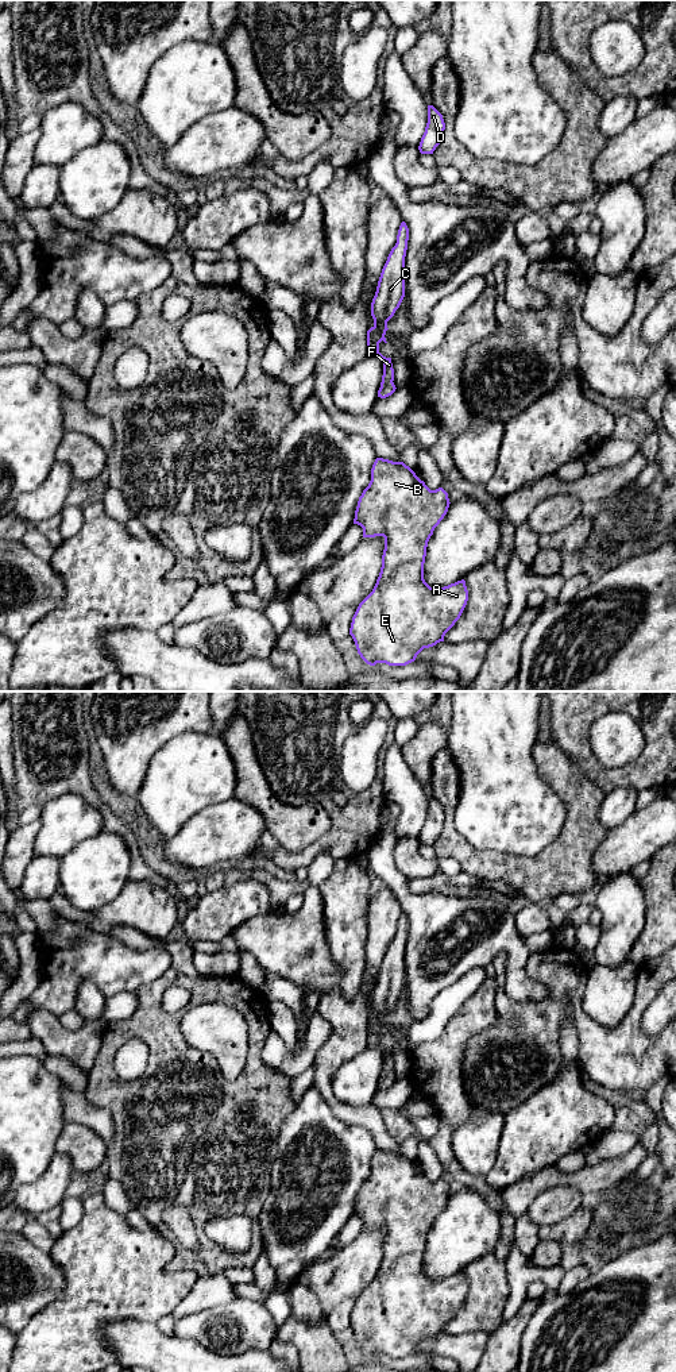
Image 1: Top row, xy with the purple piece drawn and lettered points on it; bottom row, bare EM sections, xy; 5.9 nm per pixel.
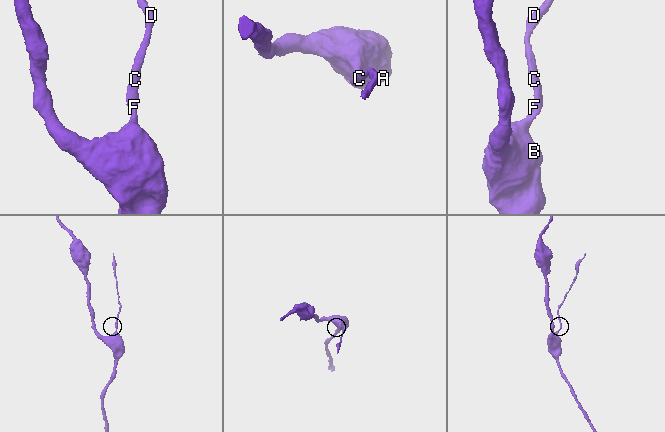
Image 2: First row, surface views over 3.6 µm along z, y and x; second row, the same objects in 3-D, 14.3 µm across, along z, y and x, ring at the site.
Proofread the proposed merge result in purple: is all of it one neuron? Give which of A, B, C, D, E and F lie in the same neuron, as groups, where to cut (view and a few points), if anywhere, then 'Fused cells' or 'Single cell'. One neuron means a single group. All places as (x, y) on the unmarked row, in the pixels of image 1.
Groups: A B C D E F. No split. Single cell

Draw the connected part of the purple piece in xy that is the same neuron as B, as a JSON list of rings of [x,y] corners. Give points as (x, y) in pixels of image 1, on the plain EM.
[[[375,1151],[371,1172],[359,1188],[354,1210],[354,1215],[363,1219],[363,1229],[385,1229],[379,1268],[372,1283],[359,1295],[349,1319],[358,1345],[367,1356],[406,1357],[414,1353],[424,1340],[444,1333],[445,1325],[460,1310],[468,1292],[466,1272],[461,1271],[441,1280],[433,1280],[424,1271],[428,1233],[447,1206],[449,1195],[448,1184],[443,1179],[430,1182],[403,1153]]]

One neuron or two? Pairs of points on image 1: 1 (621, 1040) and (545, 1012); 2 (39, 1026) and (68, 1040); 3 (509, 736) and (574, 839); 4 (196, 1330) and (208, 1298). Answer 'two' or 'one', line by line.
1: one
2: one
3: two
4: two

